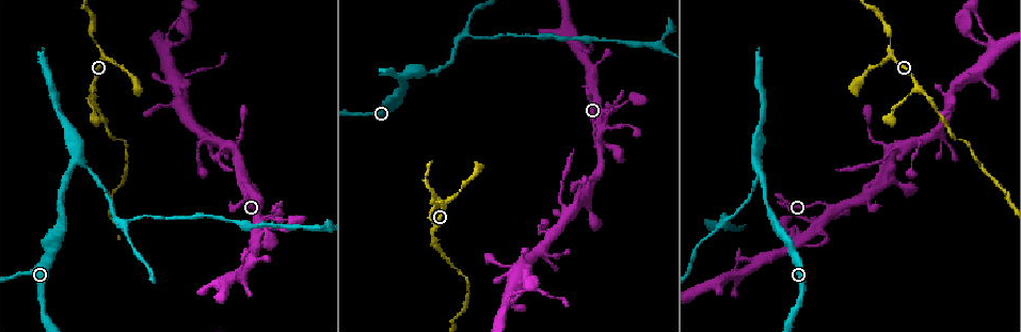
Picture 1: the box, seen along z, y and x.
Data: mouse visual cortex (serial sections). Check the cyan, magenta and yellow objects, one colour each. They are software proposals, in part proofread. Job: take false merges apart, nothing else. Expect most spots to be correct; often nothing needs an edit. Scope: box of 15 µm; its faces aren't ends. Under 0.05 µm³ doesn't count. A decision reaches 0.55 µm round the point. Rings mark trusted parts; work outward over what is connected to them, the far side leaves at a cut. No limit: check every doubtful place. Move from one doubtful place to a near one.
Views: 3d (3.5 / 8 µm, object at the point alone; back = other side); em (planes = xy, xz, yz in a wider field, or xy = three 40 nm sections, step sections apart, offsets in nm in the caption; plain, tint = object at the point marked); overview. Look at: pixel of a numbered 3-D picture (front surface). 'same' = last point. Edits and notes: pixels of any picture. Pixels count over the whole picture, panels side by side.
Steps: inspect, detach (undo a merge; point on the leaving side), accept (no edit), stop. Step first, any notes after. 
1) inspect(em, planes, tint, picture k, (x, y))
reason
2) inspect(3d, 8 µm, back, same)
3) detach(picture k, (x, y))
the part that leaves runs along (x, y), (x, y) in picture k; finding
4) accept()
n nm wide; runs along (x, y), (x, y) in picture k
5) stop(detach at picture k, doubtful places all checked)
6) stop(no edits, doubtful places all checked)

inspect(3d, 3.5 µm, picture 1, (829, 209))
thin arm on a thick one

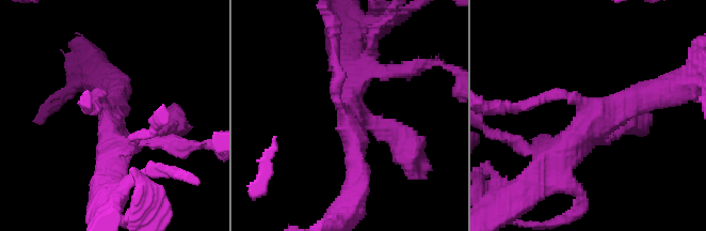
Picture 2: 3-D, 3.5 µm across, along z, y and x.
inspect(em, xy, step 2, tint, picture 2, (344, 113))
4 arms; arms of 150, 200, 300, 400 nm

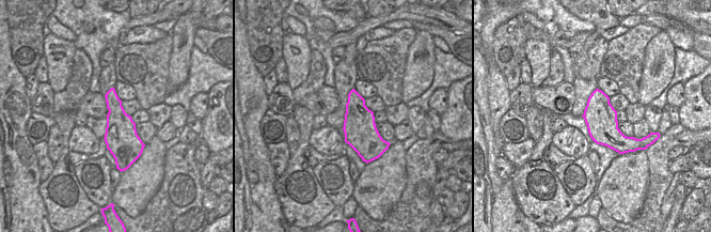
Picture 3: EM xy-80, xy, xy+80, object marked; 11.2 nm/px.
accept()
runs along (333, 55), (356, 181) in picture 2; continuous, no second cell

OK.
inspect(3d, 3.5 µm, picture 1, (720, 221))
arms part here

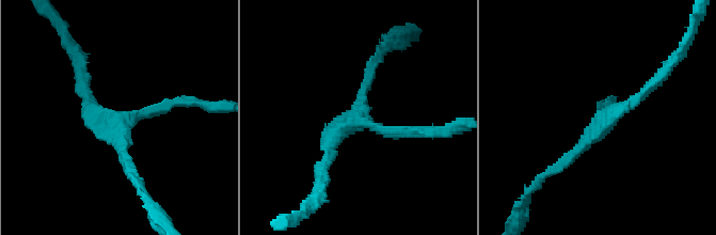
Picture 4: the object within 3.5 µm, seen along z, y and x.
inspect(em, xy, step 5, tint, picture 4, (602, 124))
3 arms; arms of 150, 150, 200 nm

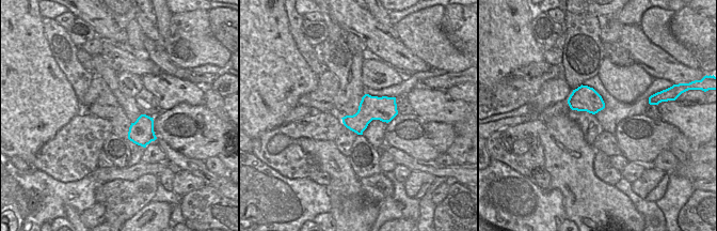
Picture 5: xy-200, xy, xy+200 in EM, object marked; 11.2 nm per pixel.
accept()
runs along (323, 171), (353, 122), (418, 132) in picture 4; all the same cell

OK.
inspect(3d, 3.5 µm, picture 1, (92, 87))

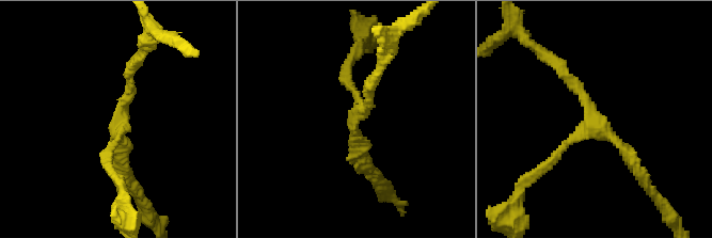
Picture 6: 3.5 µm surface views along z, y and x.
inspect(em, xy, step 3, plain, picture 6, (593, 119))
3 arms; arms of 100, 150, 150 nm

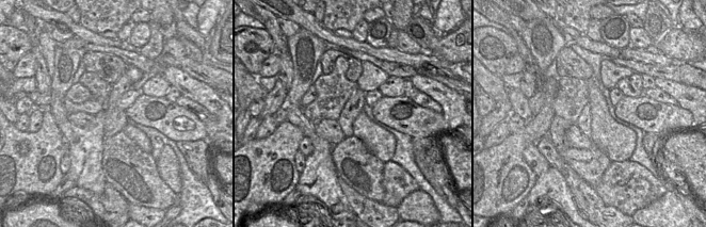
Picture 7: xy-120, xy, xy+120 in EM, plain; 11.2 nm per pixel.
inspect(em, xy, step 3, tint, same)
with the object marked

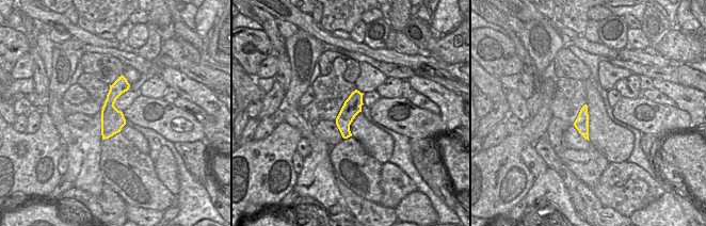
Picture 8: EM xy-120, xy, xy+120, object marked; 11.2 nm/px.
accept()
runs along (122, 79), (109, 102), (105, 135) in picture 8; all the same cell

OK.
stop(no edits, doubtful places all checked)

